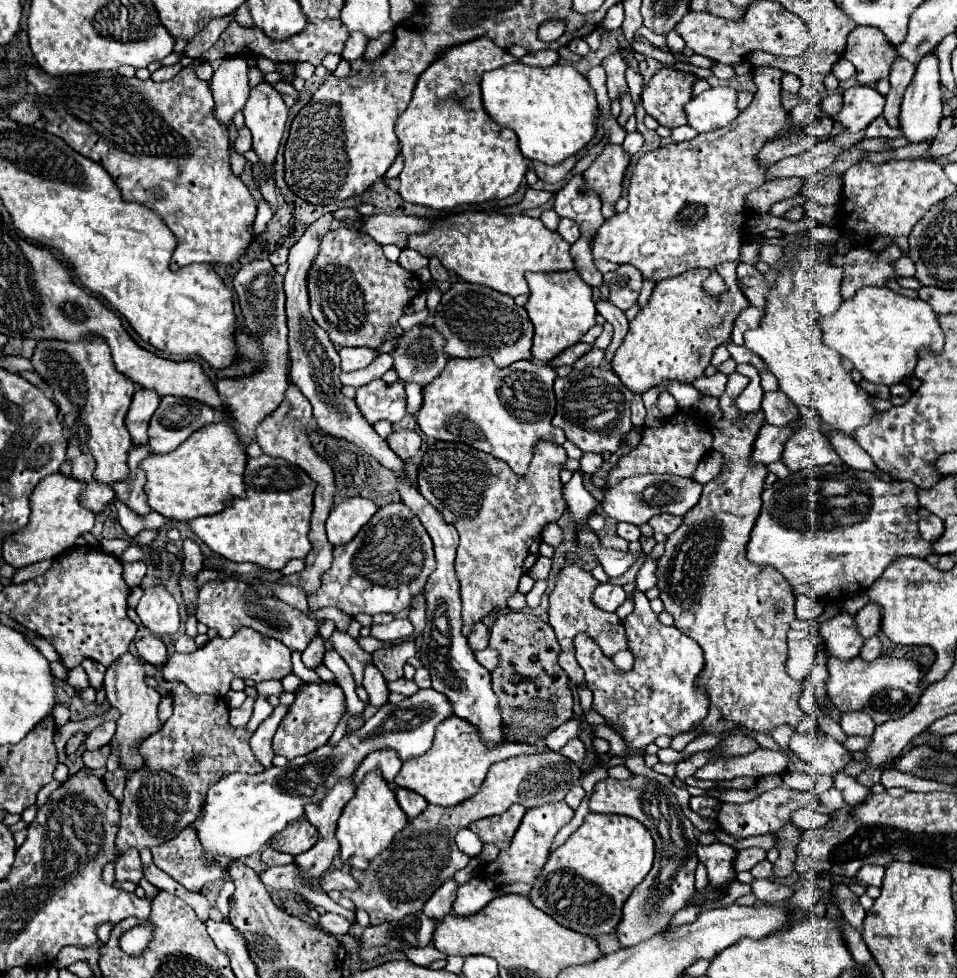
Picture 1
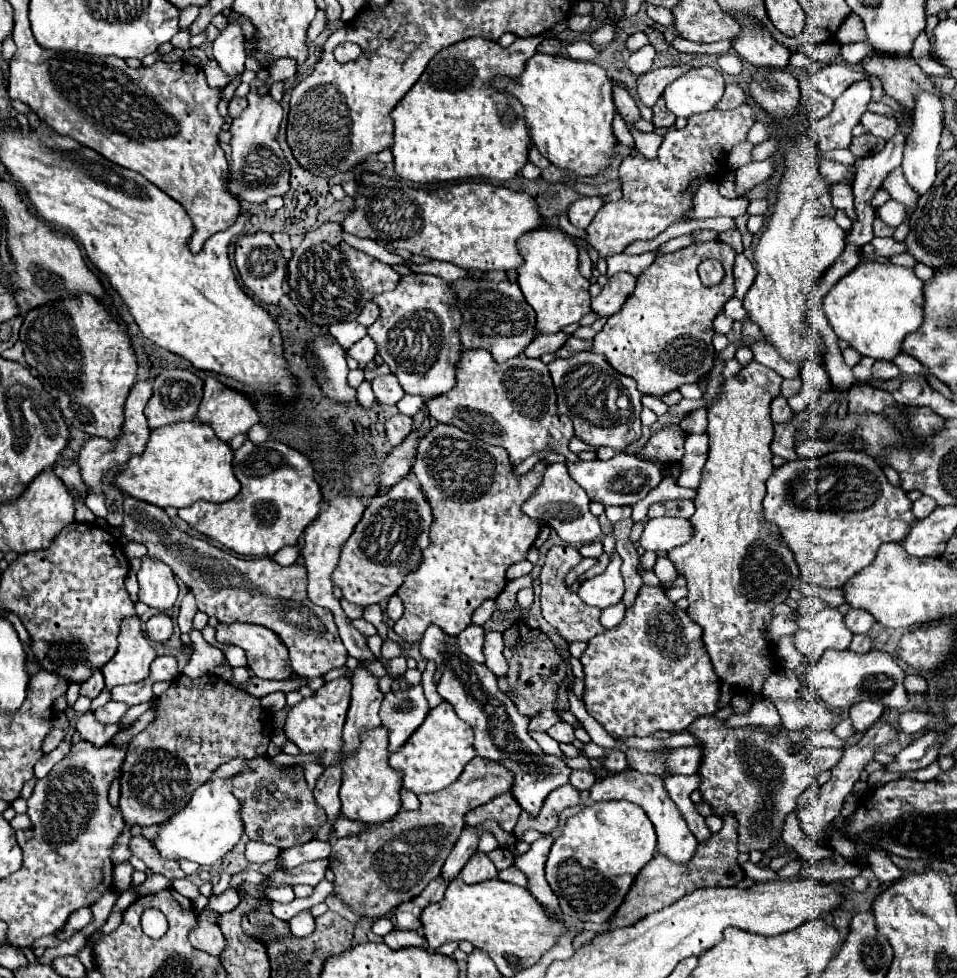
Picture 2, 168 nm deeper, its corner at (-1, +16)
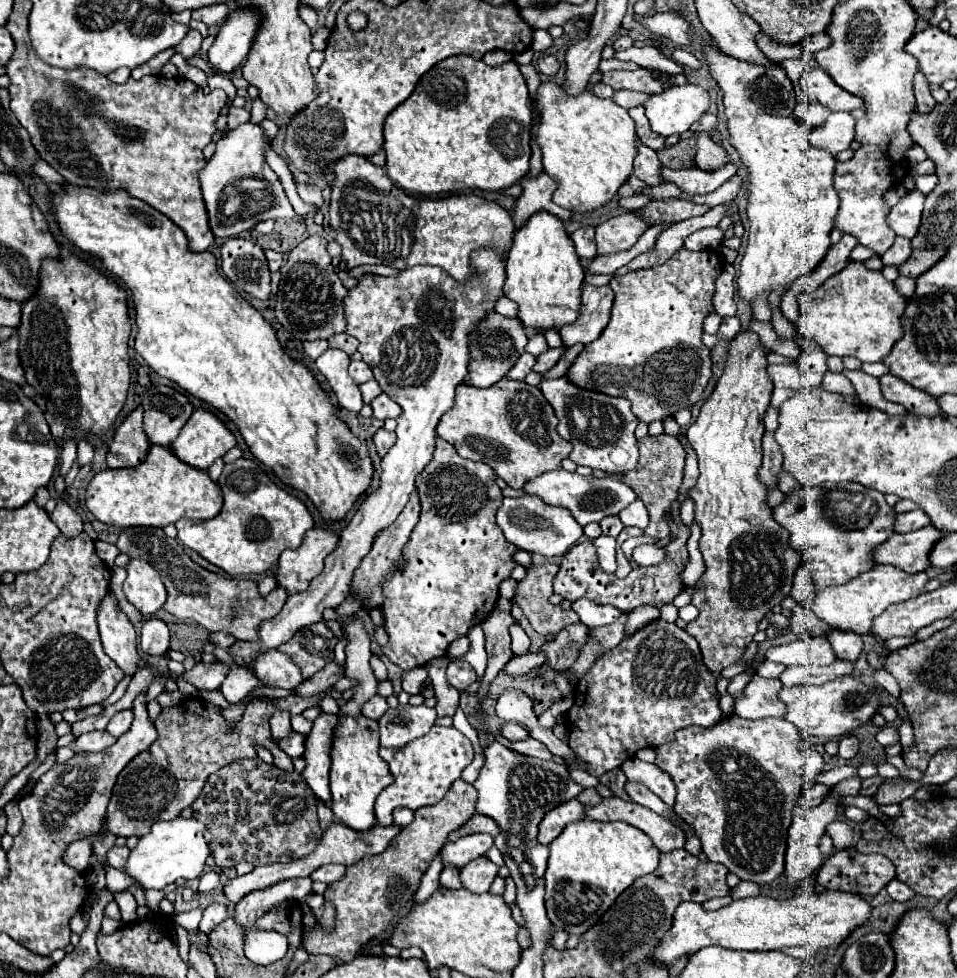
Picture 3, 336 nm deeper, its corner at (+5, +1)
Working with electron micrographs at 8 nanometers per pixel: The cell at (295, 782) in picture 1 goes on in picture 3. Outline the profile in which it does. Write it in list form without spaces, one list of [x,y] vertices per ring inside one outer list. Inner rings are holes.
[[[177,817],[173,821],[153,823],[151,831],[139,839],[135,849],[131,849],[123,871],[131,879],[135,879],[145,891],[147,889],[161,891],[163,887],[175,883],[177,879],[197,879],[203,873],[207,855],[211,855],[211,849],[203,839],[203,831],[205,825],[193,817],[189,819]]]

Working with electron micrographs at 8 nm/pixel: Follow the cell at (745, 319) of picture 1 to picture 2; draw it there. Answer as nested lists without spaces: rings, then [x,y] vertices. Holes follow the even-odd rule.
[[[731,298],[731,300],[725,304],[723,312],[725,312],[725,316],[729,316],[731,320],[743,322],[743,320],[747,318],[747,314],[745,314],[745,310],[743,310],[743,302],[741,302],[741,300],[735,300],[735,298]]]

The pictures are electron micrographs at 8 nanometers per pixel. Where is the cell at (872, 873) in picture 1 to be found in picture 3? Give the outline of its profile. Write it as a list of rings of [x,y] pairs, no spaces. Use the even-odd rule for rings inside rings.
[[[897,879],[889,881],[885,889],[887,889],[887,893],[891,895],[891,899],[895,899],[895,901],[901,901],[901,903],[905,903],[905,901],[909,901],[909,899],[913,899],[913,897],[915,897],[915,891],[913,891],[911,887],[907,887],[905,883],[897,881]]]

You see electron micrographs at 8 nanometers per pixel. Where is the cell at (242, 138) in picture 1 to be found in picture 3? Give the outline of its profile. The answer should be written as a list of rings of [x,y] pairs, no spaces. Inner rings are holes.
[[[231,107],[229,109],[229,129],[235,129],[243,123],[247,123],[251,119],[251,113],[245,109],[245,107]]]

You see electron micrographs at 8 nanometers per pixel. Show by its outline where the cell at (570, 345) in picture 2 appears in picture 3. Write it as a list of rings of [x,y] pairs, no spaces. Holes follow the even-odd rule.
[[[547,349],[545,353],[541,353],[539,357],[537,357],[537,363],[533,365],[533,371],[535,373],[545,373],[545,371],[549,371],[557,361],[559,361],[559,357],[563,355],[563,351],[565,349]]]

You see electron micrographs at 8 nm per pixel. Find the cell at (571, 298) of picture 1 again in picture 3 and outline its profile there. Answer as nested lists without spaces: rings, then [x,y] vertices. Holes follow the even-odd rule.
[[[549,211],[535,213],[513,237],[507,255],[505,295],[519,305],[519,319],[527,329],[561,329],[577,319],[585,269],[575,253],[563,221]]]

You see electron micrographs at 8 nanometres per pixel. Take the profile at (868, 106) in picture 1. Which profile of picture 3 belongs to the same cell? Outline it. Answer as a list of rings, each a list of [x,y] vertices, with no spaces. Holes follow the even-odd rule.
[[[847,111],[831,113],[827,121],[823,121],[819,127],[811,131],[811,143],[815,147],[827,149],[831,155],[849,149],[853,137],[855,137],[855,119]]]

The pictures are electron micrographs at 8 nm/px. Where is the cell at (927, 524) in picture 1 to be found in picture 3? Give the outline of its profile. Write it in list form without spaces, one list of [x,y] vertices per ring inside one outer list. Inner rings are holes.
[[[915,509],[915,511],[909,511],[909,513],[897,515],[893,531],[895,533],[909,533],[909,531],[917,531],[917,529],[929,525],[929,523],[931,523],[929,515],[925,515],[925,511],[921,511],[921,509]]]

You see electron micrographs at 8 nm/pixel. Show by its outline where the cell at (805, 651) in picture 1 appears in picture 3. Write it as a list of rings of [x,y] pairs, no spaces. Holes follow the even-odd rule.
[[[763,661],[763,665],[757,669],[757,675],[761,677],[767,677],[767,679],[777,679],[787,667],[781,665],[781,663],[773,663],[773,661]]]

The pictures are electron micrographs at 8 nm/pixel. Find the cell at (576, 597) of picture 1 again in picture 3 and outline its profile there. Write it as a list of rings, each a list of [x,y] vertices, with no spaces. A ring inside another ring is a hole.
[[[553,563],[531,565],[527,569],[527,575],[517,581],[515,587],[515,603],[521,607],[523,615],[539,635],[557,635],[563,627],[579,621],[575,611],[565,611],[559,605],[549,603],[549,595],[553,593],[551,581],[557,571],[559,565]]]

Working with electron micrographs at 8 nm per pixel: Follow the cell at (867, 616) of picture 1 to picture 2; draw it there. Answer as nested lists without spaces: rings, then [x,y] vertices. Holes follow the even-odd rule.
[[[851,608],[845,616],[845,624],[853,634],[867,634],[869,628],[873,626],[875,618],[869,612],[863,612],[863,608]]]

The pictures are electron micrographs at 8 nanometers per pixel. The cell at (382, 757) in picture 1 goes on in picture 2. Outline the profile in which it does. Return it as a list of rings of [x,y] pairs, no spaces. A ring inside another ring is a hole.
[[[417,684],[409,692],[389,692],[381,704],[381,722],[389,734],[389,752],[399,750],[407,738],[421,726],[429,712],[423,686]]]

